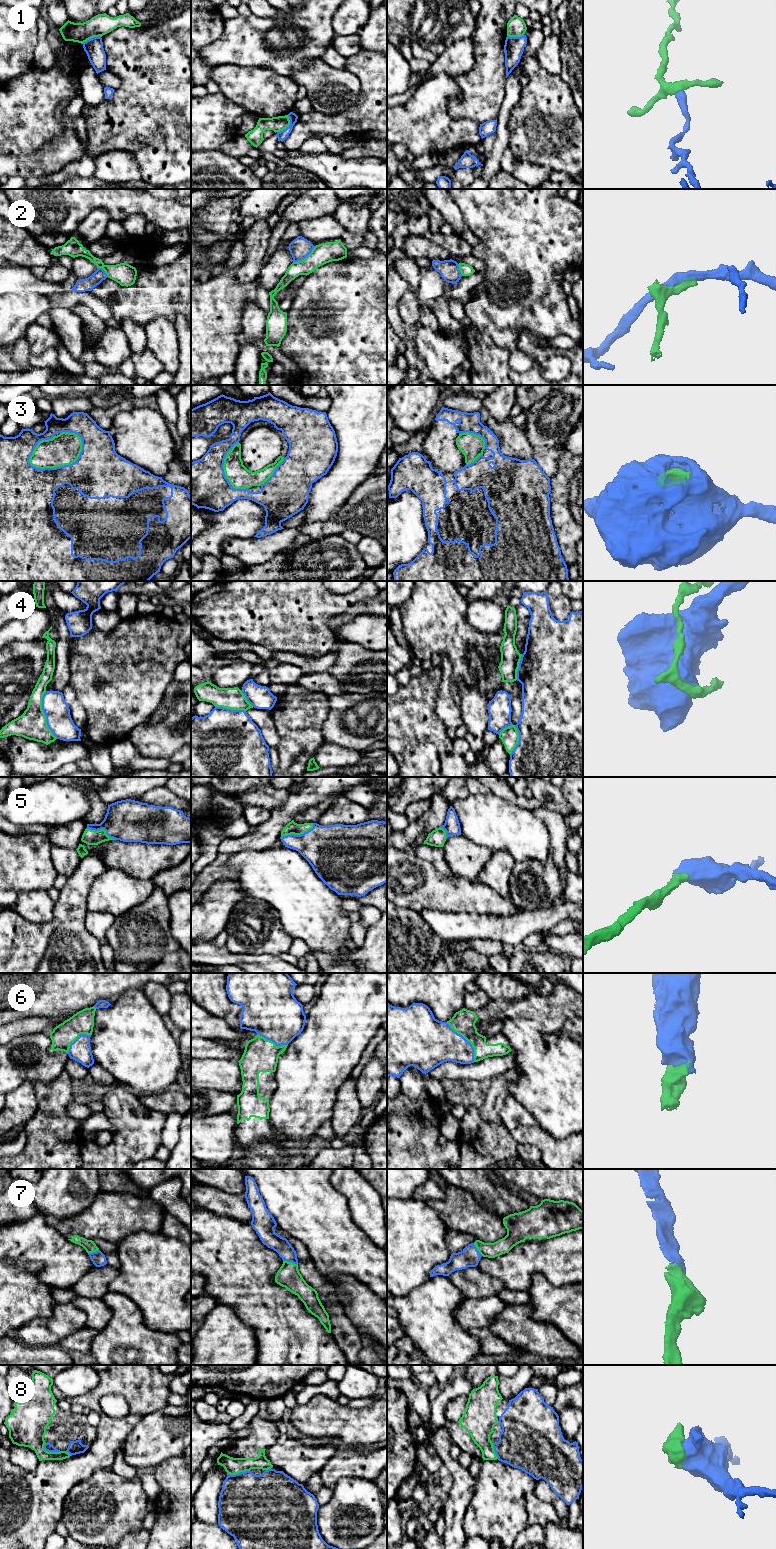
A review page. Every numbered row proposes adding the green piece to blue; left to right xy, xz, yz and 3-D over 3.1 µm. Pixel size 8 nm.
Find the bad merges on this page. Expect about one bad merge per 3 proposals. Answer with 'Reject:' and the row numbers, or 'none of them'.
Reject: 1, 2, 3, 4

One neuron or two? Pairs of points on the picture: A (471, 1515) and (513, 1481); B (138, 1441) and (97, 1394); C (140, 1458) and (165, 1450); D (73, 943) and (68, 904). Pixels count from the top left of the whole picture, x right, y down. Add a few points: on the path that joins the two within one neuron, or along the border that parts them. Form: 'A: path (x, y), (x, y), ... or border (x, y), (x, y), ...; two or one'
A: path (481, 1513), (503, 1491); one
B: border (146, 1414), (133, 1427), (123, 1449); two
C: path (146, 1456), (152, 1450), (159, 1450); one
D: path (71, 933), (71, 914); one

